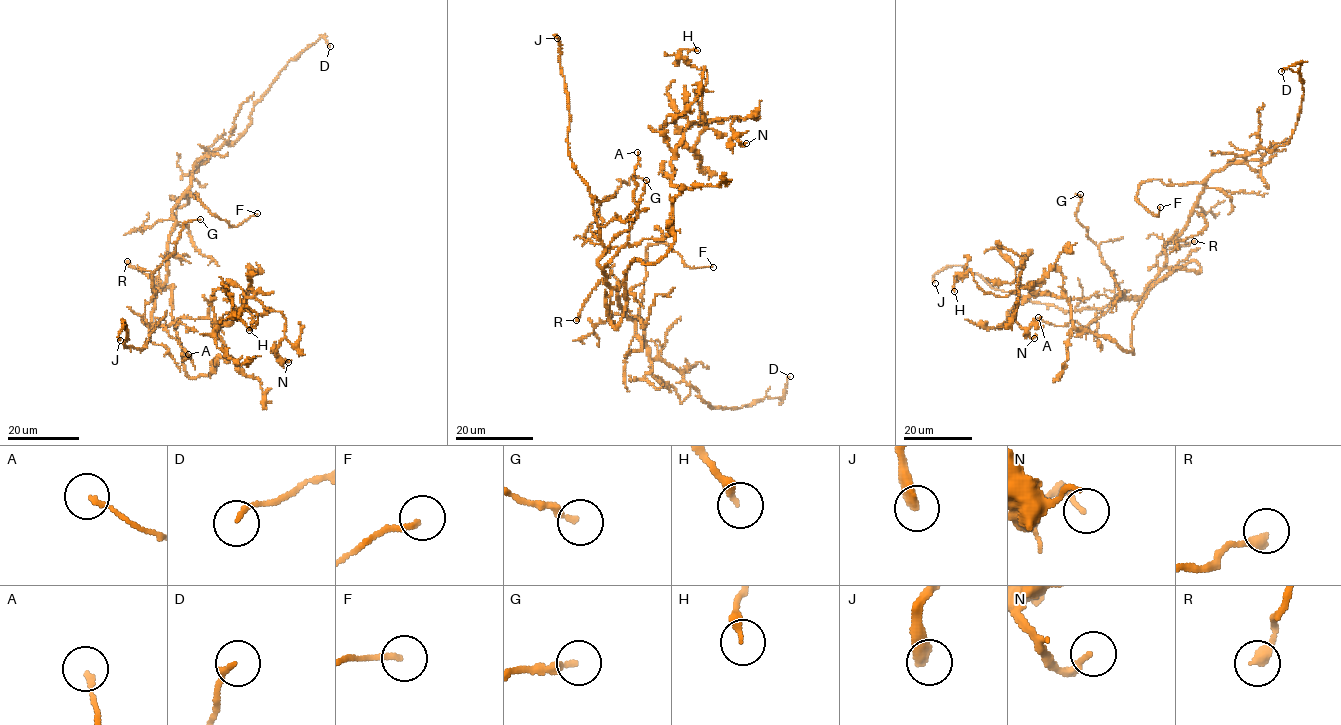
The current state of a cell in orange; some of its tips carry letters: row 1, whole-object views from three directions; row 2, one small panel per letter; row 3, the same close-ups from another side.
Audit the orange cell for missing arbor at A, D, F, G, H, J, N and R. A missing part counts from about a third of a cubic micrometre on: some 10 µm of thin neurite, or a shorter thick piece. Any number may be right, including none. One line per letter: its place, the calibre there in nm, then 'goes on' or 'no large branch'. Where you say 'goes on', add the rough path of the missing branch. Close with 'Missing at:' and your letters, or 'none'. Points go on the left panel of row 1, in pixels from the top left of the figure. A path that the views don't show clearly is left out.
A: at (188, 354); 150 nm thick; no large branch
D: at (330, 46); 180 nm thick; no large branch
F: at (257, 213); 180 nm thick; no large branch
G: at (200, 219); 240 nm thick; no large branch
H: at (249, 330); 280 nm thick; no large branch
J: at (120, 340); 400 nm thick; goes on
N: at (288, 362); 200 nm thick; no large branch
R: at (127, 261); 360 nm thick; no large branch
Missing at: J

